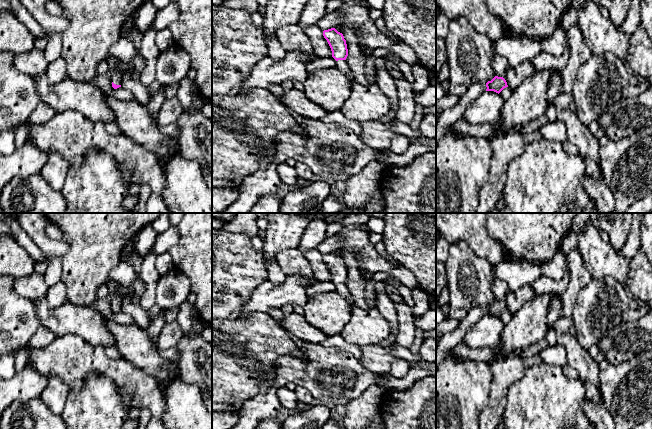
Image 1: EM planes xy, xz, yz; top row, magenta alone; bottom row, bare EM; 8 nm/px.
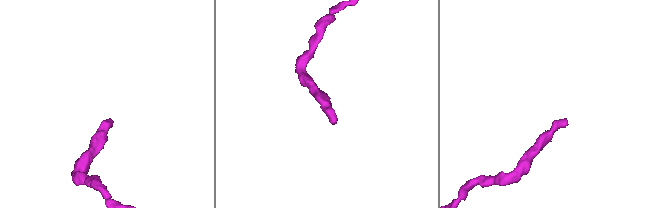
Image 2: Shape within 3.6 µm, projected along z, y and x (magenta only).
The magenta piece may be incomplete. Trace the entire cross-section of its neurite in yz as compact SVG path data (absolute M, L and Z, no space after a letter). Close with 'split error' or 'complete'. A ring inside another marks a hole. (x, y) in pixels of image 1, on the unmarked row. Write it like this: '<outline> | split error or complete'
M531 285L523 286L515 292L508 291L504 302L495 300L491 305L486 307L486 315L494 315L499 318L506 311L514 314L526 302L534 299L536 296L537 294Z | split error

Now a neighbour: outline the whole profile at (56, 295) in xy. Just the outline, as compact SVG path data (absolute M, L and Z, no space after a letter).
M60 281L48 288L47 300L50 308L57 308L63 304L66 297L66 285Z

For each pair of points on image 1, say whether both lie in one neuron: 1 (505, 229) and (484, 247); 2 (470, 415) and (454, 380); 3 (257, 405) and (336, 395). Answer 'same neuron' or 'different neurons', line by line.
1: different neurons
2: same neuron
3: same neuron

